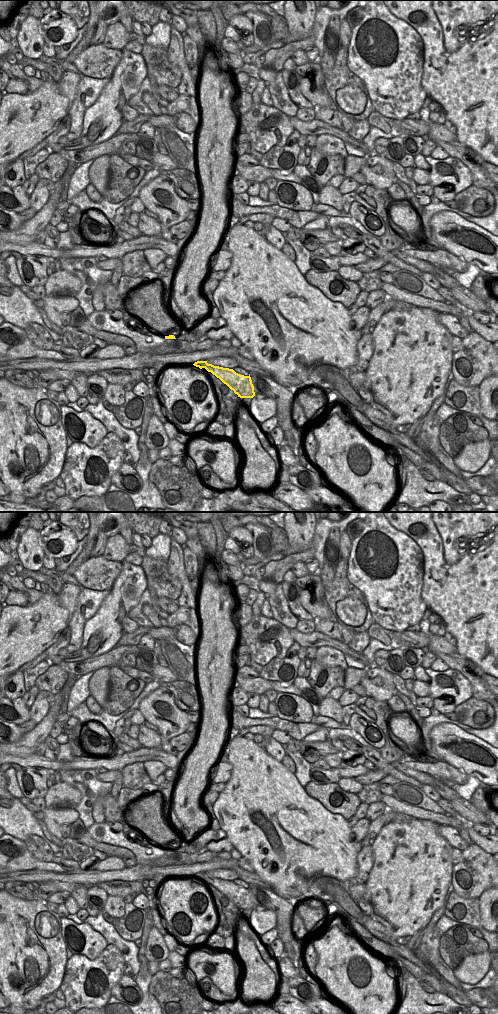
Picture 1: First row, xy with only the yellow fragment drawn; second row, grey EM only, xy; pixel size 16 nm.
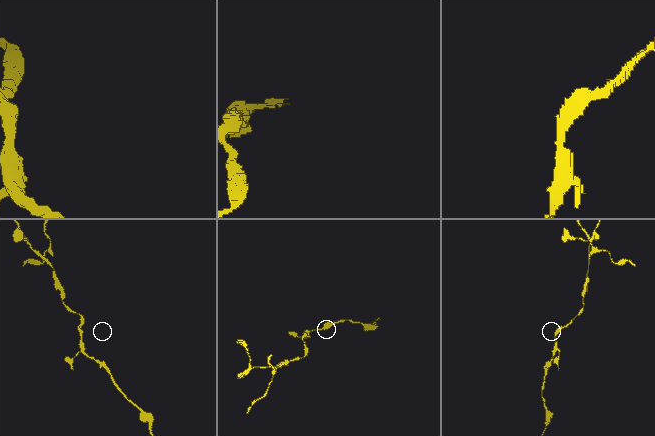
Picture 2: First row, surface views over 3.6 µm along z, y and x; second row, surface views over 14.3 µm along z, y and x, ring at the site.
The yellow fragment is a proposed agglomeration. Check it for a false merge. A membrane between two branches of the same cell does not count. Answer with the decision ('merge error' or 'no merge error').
no merge error

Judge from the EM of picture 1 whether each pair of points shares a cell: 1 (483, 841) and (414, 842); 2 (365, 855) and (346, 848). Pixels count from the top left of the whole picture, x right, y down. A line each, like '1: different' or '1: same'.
1: different
2: different

